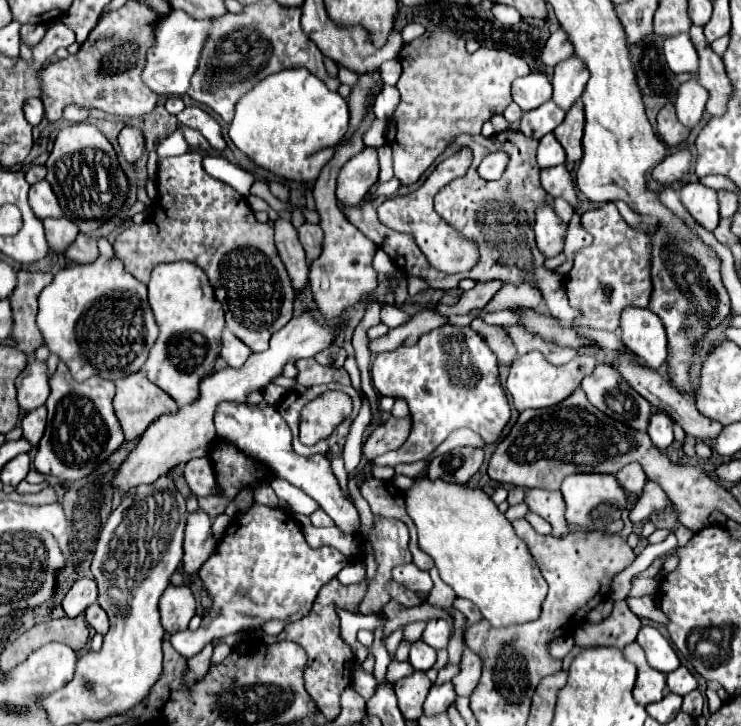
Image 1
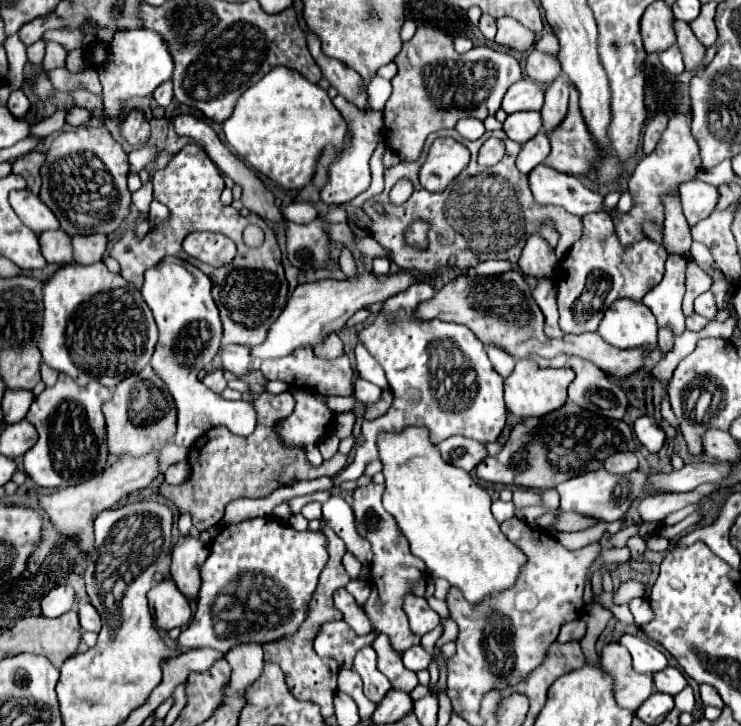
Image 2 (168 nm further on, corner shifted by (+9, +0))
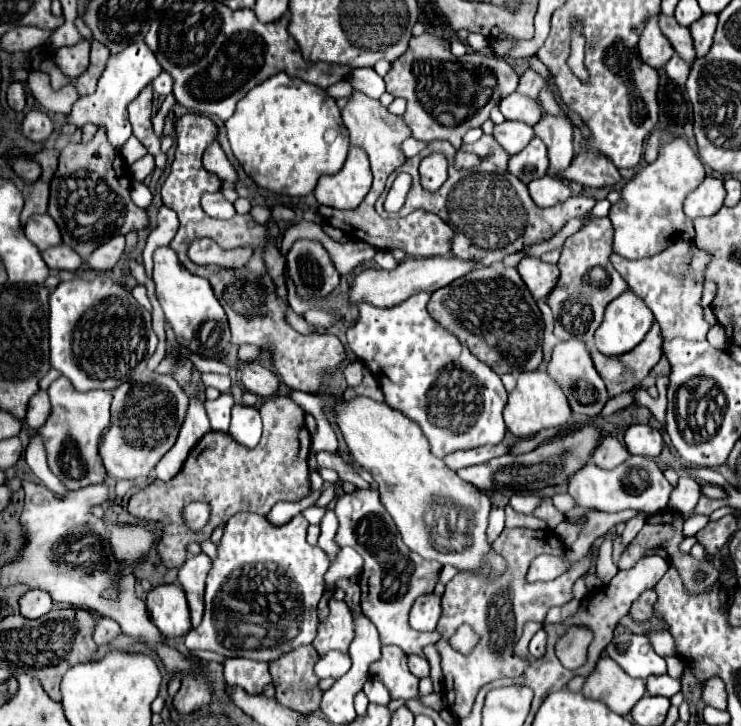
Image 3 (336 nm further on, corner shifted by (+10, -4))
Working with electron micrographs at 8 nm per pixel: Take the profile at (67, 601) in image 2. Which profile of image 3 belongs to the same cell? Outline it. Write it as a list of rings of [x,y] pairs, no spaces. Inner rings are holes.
[[[32,589],[20,597],[20,613],[26,619],[38,619],[38,617],[50,613],[52,607],[54,607],[54,601],[52,601],[50,593],[40,591],[40,589]]]

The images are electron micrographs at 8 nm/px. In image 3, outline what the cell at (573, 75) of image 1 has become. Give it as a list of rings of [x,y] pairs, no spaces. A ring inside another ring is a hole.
[[[544,113],[542,119],[534,125],[534,133],[546,143],[550,169],[548,175],[554,177],[556,171],[566,169],[574,157],[574,129],[568,117]]]

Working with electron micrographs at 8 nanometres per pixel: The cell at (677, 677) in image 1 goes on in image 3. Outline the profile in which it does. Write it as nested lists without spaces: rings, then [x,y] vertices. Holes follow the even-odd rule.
[[[652,675],[646,679],[646,689],[650,695],[672,697],[682,689],[682,683],[678,679],[672,679],[670,675]]]

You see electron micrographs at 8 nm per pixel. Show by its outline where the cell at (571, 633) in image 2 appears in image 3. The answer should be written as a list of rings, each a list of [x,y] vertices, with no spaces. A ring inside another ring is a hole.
[[[540,629],[532,641],[530,641],[530,655],[532,657],[542,657],[546,653],[546,639],[548,639],[548,633],[544,629]]]

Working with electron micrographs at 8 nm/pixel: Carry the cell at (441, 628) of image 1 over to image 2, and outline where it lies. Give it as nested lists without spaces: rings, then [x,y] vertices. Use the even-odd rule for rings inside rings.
[[[407,595],[403,609],[409,617],[411,631],[417,635],[425,635],[427,631],[431,631],[433,627],[439,625],[439,615],[427,605],[427,599],[423,599],[423,597]]]

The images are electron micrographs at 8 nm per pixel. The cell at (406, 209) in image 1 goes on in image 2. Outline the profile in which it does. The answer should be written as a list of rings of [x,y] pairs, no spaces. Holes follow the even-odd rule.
[[[451,137],[435,139],[425,163],[419,171],[419,181],[428,191],[440,192],[459,175],[469,163],[469,151],[465,145]]]

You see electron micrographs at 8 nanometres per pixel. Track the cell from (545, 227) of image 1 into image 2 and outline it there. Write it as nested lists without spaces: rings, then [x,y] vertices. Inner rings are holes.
[[[535,233],[535,235],[531,235],[527,239],[527,243],[523,247],[523,253],[521,253],[521,259],[519,259],[517,265],[525,275],[545,279],[545,277],[553,277],[555,275],[557,257],[555,257],[553,249],[545,243],[545,239],[539,233]]]

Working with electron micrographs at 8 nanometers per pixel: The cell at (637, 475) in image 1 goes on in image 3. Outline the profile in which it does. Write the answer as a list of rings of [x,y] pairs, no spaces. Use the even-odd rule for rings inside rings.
[[[606,437],[606,441],[602,441],[602,445],[594,451],[592,461],[602,467],[602,469],[614,469],[620,463],[624,463],[630,457],[628,449],[614,437]]]

